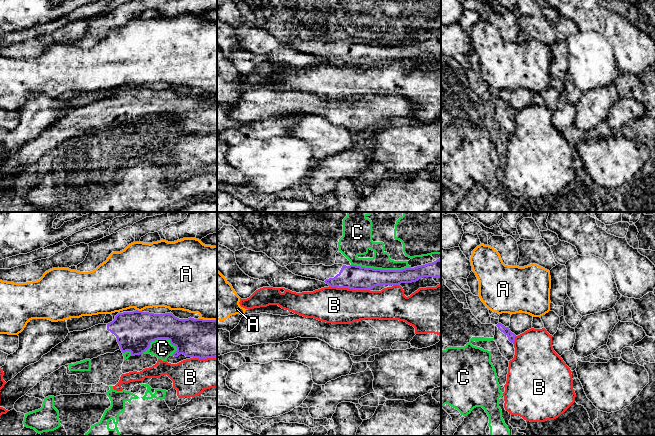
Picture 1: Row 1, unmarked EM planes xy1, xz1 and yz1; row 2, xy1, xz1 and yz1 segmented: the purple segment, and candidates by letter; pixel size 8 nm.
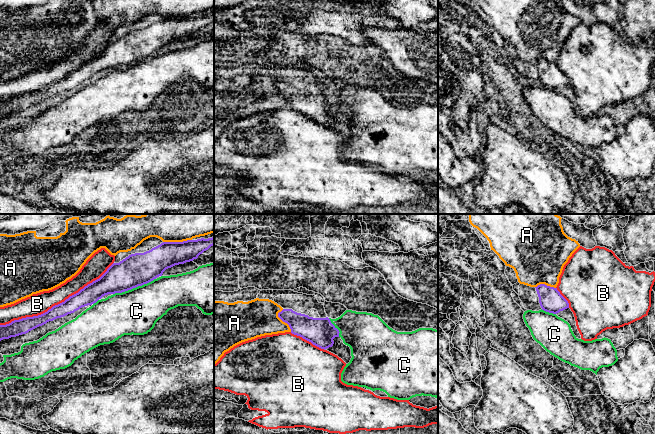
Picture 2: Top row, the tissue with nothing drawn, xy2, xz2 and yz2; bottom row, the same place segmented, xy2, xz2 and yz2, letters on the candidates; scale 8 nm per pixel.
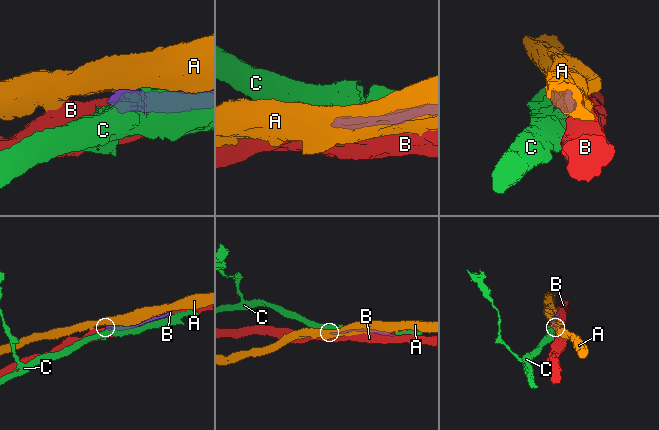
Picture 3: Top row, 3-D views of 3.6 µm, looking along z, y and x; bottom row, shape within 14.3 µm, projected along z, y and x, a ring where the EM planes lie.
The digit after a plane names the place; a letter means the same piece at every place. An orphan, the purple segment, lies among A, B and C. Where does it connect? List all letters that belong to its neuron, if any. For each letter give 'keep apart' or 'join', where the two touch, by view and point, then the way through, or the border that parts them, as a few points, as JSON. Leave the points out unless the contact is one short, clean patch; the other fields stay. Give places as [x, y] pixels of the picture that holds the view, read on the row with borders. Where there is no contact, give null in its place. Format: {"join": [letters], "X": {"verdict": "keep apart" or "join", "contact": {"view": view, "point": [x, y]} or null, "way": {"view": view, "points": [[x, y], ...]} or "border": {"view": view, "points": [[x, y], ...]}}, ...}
{"join": [], "A": {"verdict": "keep apart", "contact": {"view": "xy2", "point": [177, 242]}}, "B": {"verdict": "keep apart", "contact": {"view": "xy2", "point": [58, 304]}}, "C": {"verdict": "keep apart", "contact": {"view": "xz1", "point": [380, 269]}}}

